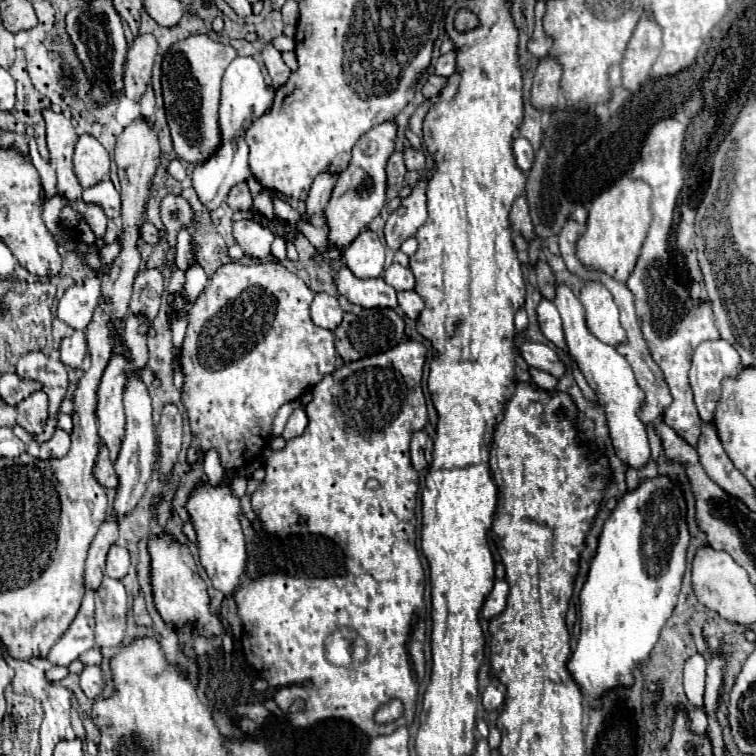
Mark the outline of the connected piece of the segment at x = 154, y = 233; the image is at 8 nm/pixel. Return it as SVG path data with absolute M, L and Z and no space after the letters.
M145 222L145 224L141 226L141 238L143 238L147 244L155 246L155 244L159 244L159 230L157 230L153 224Z

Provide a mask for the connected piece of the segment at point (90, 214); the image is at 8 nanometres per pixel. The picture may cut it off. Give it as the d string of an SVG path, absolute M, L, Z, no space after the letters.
M77 200L77 202L69 202L69 206L73 210L77 210L89 224L89 228L95 232L95 234L105 234L105 226L107 226L107 216L103 214L103 210L99 206L87 206L83 200Z

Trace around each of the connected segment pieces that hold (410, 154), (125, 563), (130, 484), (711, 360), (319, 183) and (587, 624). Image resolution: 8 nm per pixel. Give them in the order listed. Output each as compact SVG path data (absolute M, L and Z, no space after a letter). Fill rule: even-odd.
M409 146L403 150L403 158L405 158L407 170L423 170L425 168L425 156L421 150L415 150Z
M113 544L109 554L107 554L107 566L105 566L105 574L111 578L123 578L129 572L129 552L123 546Z
M139 376L127 382L123 402L125 402L125 414L127 414L127 428L125 428L123 446L115 460L115 472L119 476L119 492L117 492L113 508L117 514L127 514L135 508L135 504L139 502L139 498L143 496L147 488L147 482L151 478L153 464L155 464L155 434L153 434L153 424L151 424L151 400Z
M707 340L697 346L697 350L693 354L689 380L691 380L695 406L699 410L701 420L709 420L709 424L715 426L715 410L721 400L721 384L725 378L737 376L737 372L739 372L739 354L727 340Z
M321 172L317 174L317 178L313 180L311 184L311 192L305 200L307 204L307 214L323 214L327 202L329 202L329 196L333 192L333 186L337 182L337 172Z
M667 474L641 480L635 490L623 494L623 498L617 502L615 510L607 518L579 596L581 634L577 648L569 660L569 672L581 686L585 700L591 706L597 704L597 698L607 688L619 684L629 686L633 682L633 668L649 658L649 652L655 646L665 620L671 616L677 604L677 594L685 574L687 546L687 502L679 482Z

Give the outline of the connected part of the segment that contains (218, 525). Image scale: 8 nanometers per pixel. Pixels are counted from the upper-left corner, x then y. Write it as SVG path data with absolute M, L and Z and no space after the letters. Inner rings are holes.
M207 480L201 482L201 488L189 496L187 512L191 516L193 528L197 532L197 548L199 548L199 562L205 568L211 584L221 590L223 594L231 594L245 570L247 562L247 548L245 536L241 530L241 500L233 494L231 484L209 484Z

